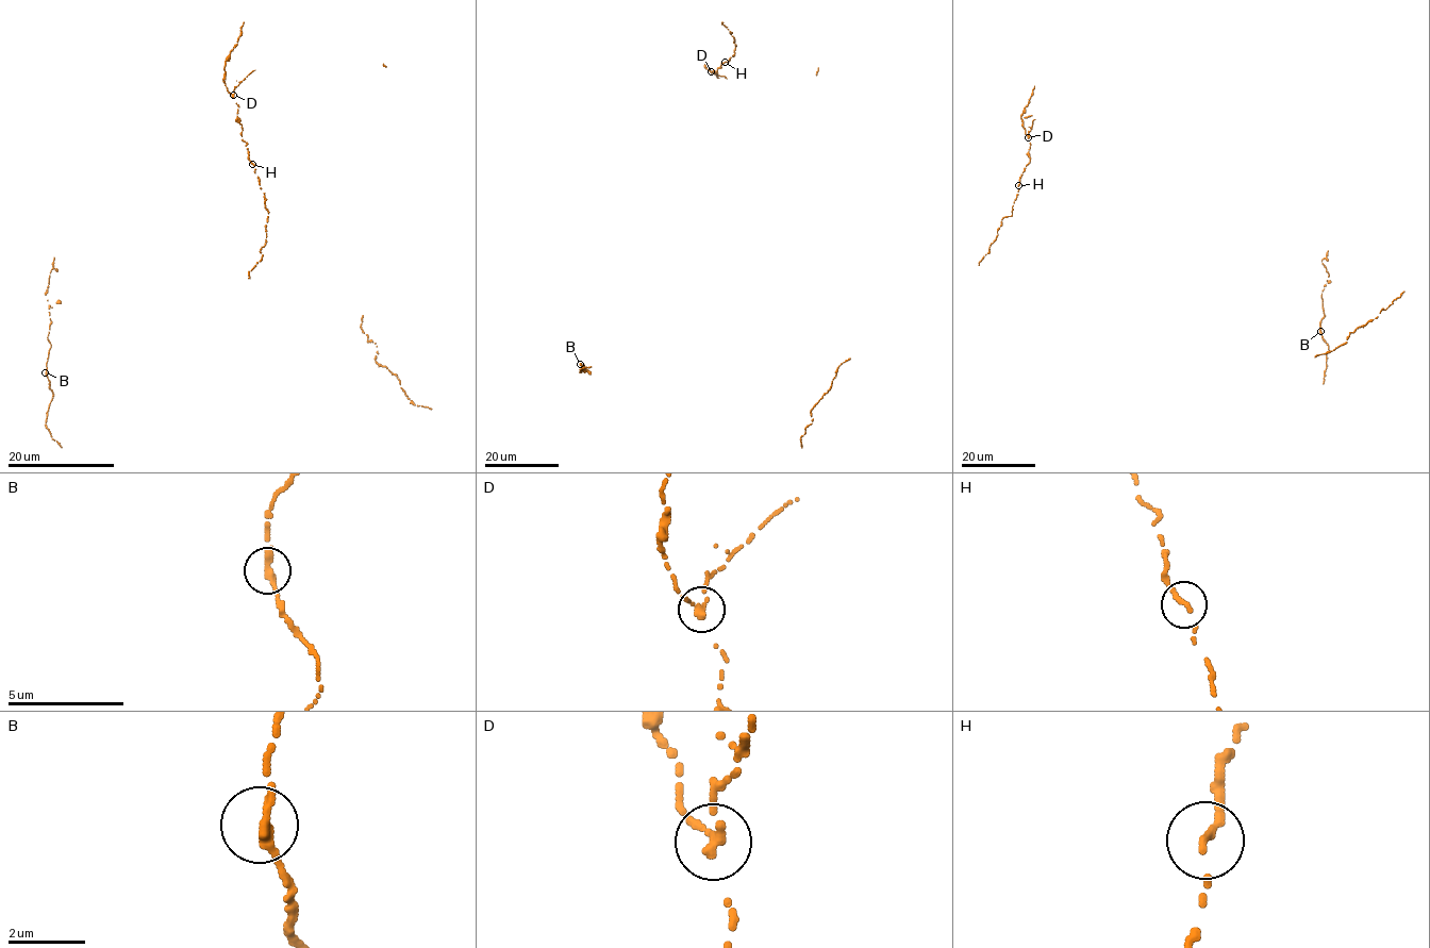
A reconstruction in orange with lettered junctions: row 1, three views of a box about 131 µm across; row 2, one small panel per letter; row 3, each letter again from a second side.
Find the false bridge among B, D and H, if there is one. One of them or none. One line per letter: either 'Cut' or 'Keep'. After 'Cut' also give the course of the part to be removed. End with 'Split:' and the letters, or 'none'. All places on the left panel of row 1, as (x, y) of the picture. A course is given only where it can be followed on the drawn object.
B: Keep
D: Keep
H: Keep
Split: none

